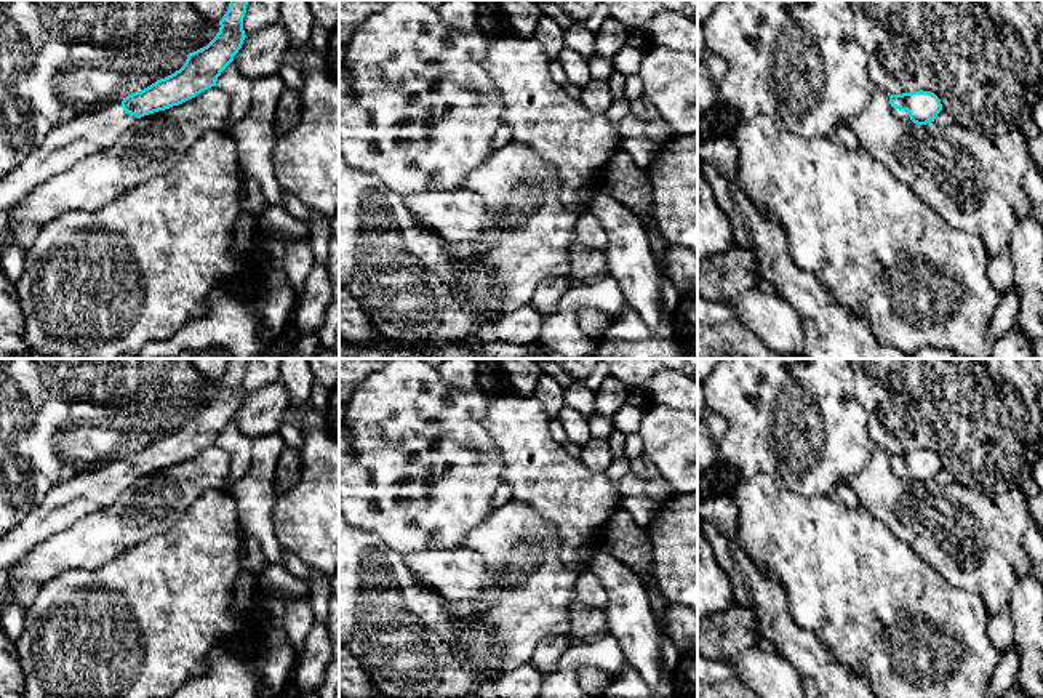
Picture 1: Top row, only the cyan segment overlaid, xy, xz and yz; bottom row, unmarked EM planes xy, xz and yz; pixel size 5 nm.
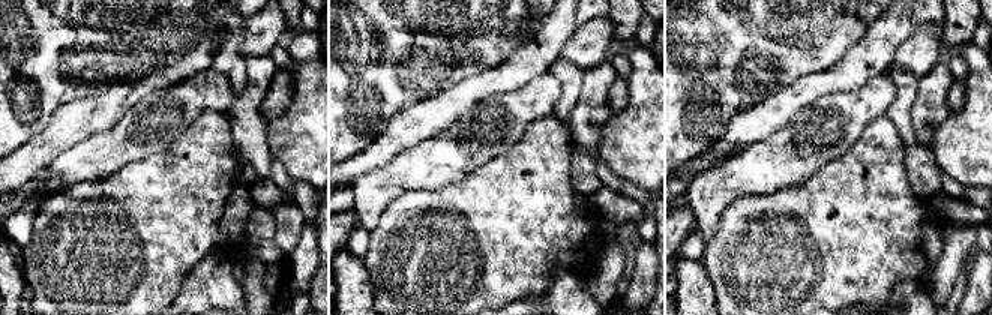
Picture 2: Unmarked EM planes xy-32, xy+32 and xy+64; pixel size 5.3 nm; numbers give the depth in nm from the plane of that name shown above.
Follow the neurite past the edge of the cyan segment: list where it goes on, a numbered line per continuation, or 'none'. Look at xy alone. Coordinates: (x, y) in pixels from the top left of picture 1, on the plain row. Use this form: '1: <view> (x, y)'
1: xy (93, 490)

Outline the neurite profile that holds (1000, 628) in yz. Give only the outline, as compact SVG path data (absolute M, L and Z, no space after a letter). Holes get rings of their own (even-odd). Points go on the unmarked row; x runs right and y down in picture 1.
M1008 607L989 615L987 634L1000 653L1014 647L1014 624Z

